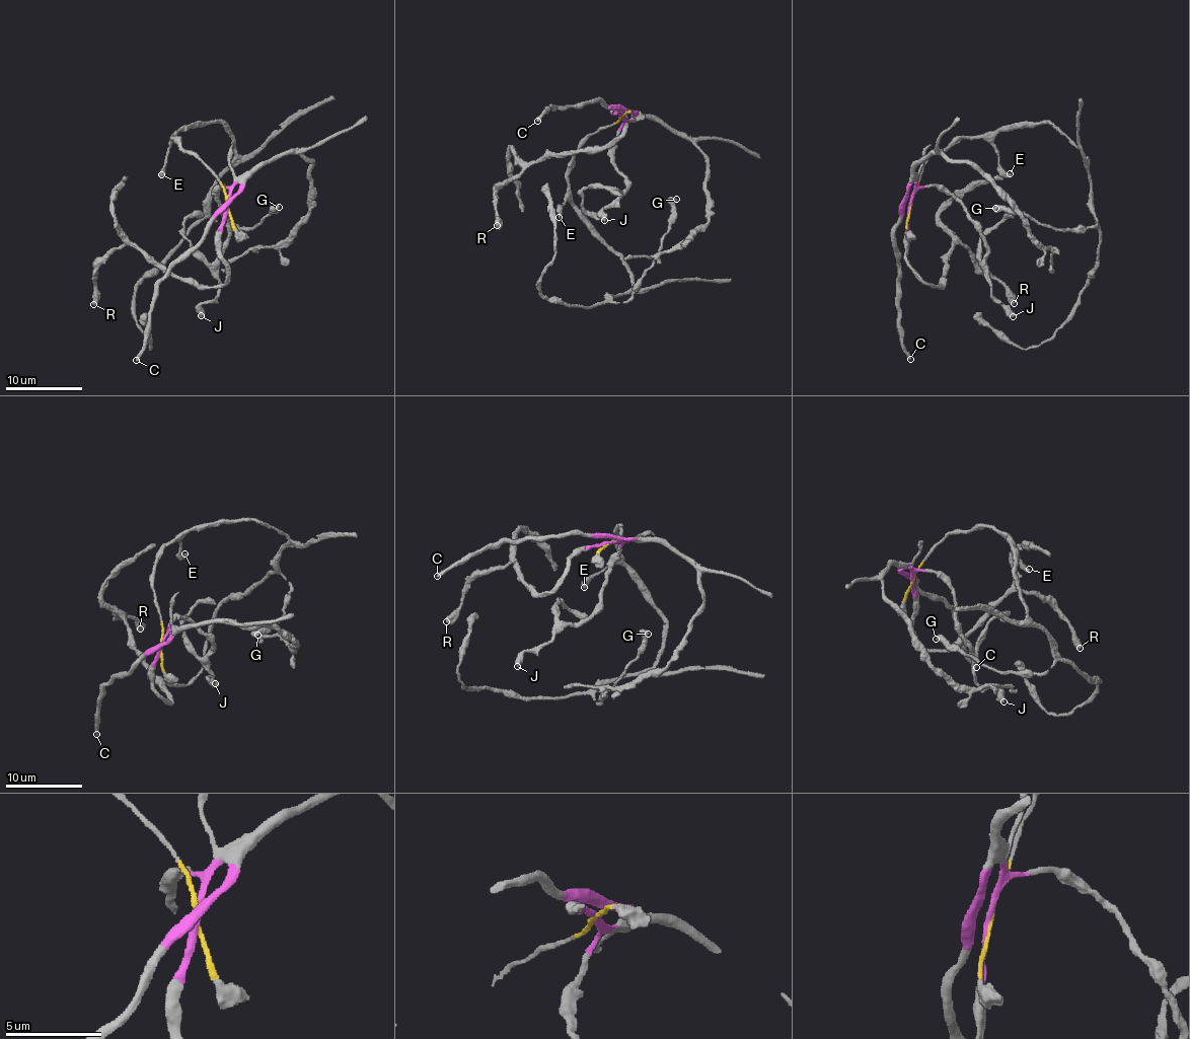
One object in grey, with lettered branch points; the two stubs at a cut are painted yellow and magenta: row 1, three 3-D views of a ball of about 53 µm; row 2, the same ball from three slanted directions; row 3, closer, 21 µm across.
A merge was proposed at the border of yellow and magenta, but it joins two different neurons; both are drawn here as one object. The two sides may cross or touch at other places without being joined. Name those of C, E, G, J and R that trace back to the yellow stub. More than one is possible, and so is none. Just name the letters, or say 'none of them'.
E, G

